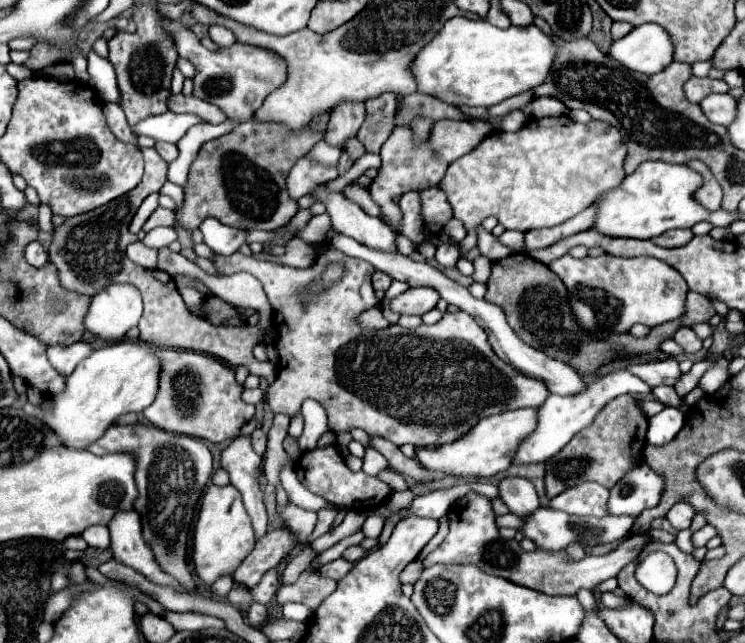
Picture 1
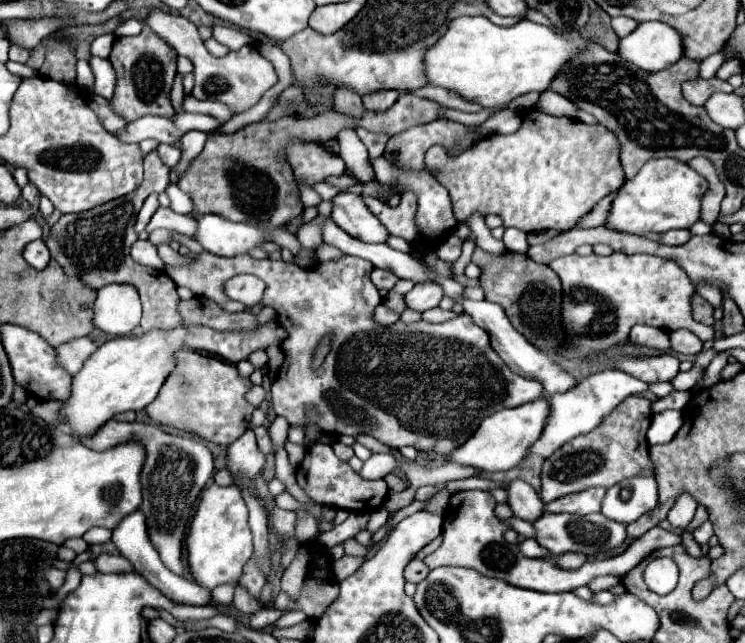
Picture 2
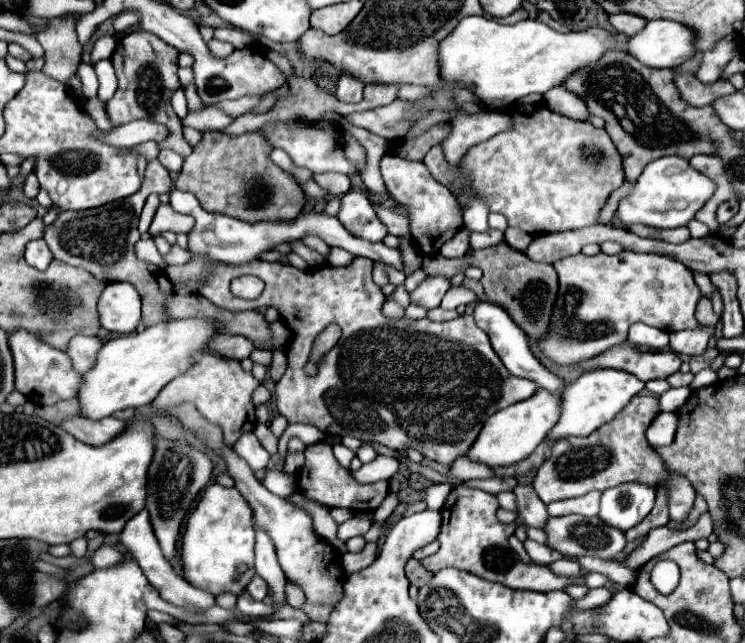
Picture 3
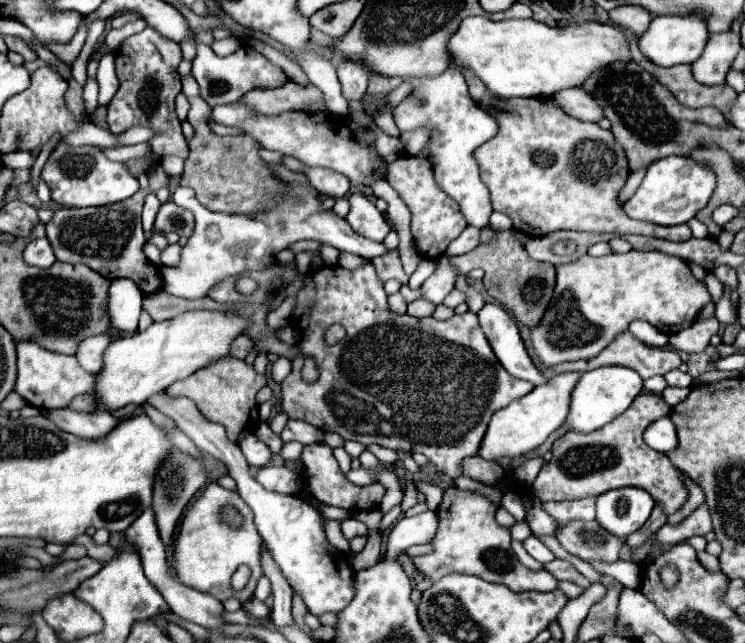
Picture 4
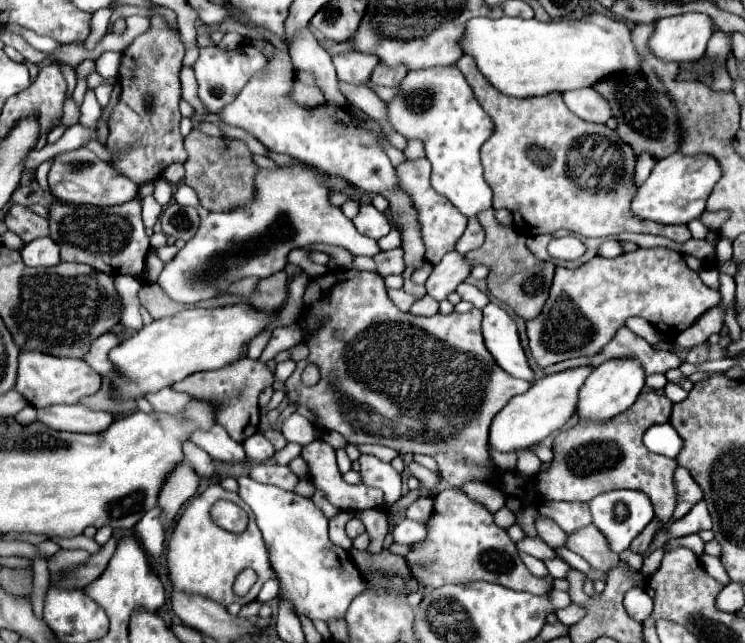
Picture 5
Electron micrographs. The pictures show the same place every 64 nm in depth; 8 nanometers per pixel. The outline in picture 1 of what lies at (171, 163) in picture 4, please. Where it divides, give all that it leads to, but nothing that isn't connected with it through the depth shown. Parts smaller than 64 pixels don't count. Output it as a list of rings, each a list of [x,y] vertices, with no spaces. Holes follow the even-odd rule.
[[[156,142],[154,144],[156,152],[166,160],[166,162],[172,162],[176,156],[178,156],[178,148],[176,144],[164,144],[164,142]]]

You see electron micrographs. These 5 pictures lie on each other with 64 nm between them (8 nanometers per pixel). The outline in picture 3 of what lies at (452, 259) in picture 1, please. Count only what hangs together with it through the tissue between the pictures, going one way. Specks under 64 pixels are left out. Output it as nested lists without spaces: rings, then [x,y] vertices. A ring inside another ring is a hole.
[[[462,228],[452,240],[444,242],[444,248],[440,248],[440,254],[444,258],[462,258],[468,250],[468,236],[470,236],[470,230]]]

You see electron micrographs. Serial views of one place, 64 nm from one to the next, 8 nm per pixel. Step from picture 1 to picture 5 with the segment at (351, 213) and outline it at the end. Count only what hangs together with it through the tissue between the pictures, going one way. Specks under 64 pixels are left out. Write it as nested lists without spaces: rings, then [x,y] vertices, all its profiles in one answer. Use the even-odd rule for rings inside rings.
[[[360,202],[358,214],[352,218],[352,222],[360,234],[374,238],[374,240],[380,240],[382,236],[386,236],[392,230],[388,218],[368,202]]]

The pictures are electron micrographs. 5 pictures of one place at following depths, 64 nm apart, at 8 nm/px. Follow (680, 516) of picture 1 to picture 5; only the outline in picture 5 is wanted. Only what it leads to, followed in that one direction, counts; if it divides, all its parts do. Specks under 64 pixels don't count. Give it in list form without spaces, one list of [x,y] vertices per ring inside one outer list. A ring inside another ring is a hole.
[[[642,392],[628,412],[622,412],[604,424],[578,422],[574,428],[560,432],[558,438],[554,438],[554,460],[550,468],[536,476],[540,498],[590,502],[594,496],[610,490],[640,490],[652,500],[656,518],[662,524],[668,524],[678,502],[678,492],[674,486],[674,470],[678,464],[672,458],[648,452],[642,444],[642,436],[652,424],[668,422],[670,412],[672,402],[664,394]]]

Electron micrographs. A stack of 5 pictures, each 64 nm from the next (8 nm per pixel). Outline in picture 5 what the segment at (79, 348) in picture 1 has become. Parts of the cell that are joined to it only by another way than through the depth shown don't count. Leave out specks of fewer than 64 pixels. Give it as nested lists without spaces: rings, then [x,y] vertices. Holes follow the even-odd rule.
[[[112,332],[102,334],[100,338],[92,340],[90,350],[88,350],[86,356],[84,356],[84,362],[86,362],[94,372],[98,372],[100,376],[112,376],[114,370],[112,370],[112,364],[108,362],[108,350],[114,348],[118,342],[120,342],[118,336],[112,334]]]

